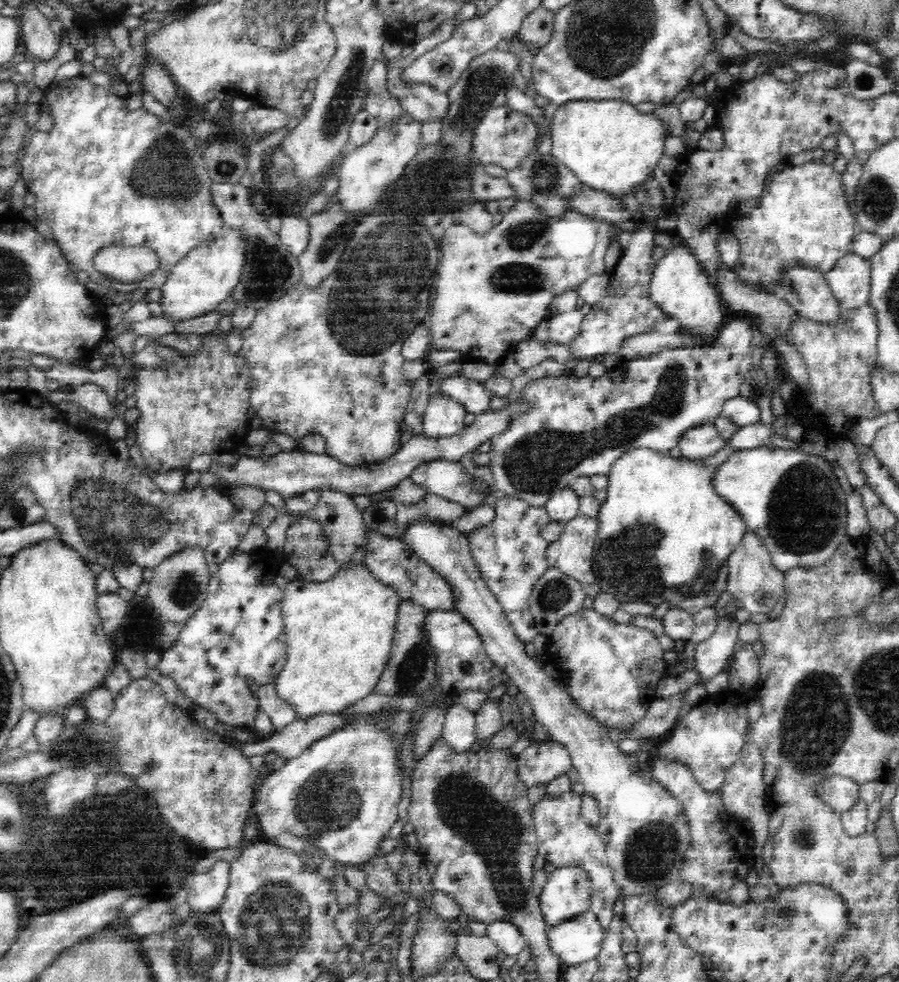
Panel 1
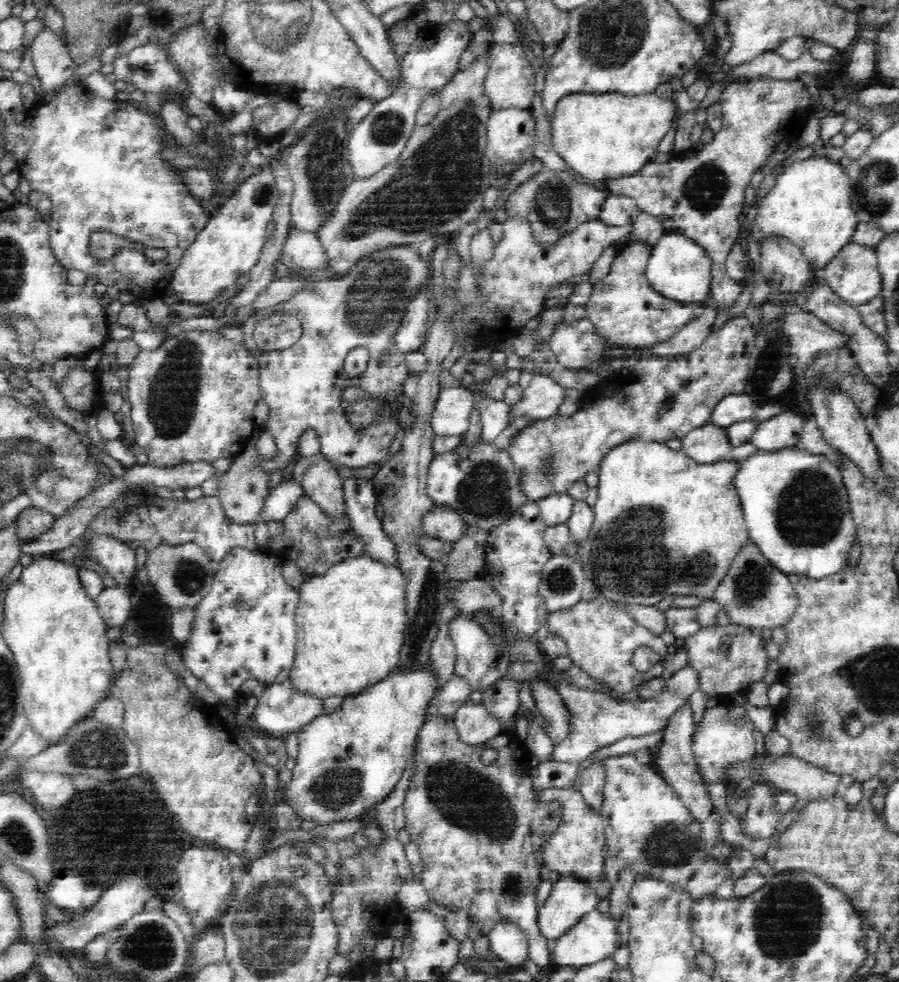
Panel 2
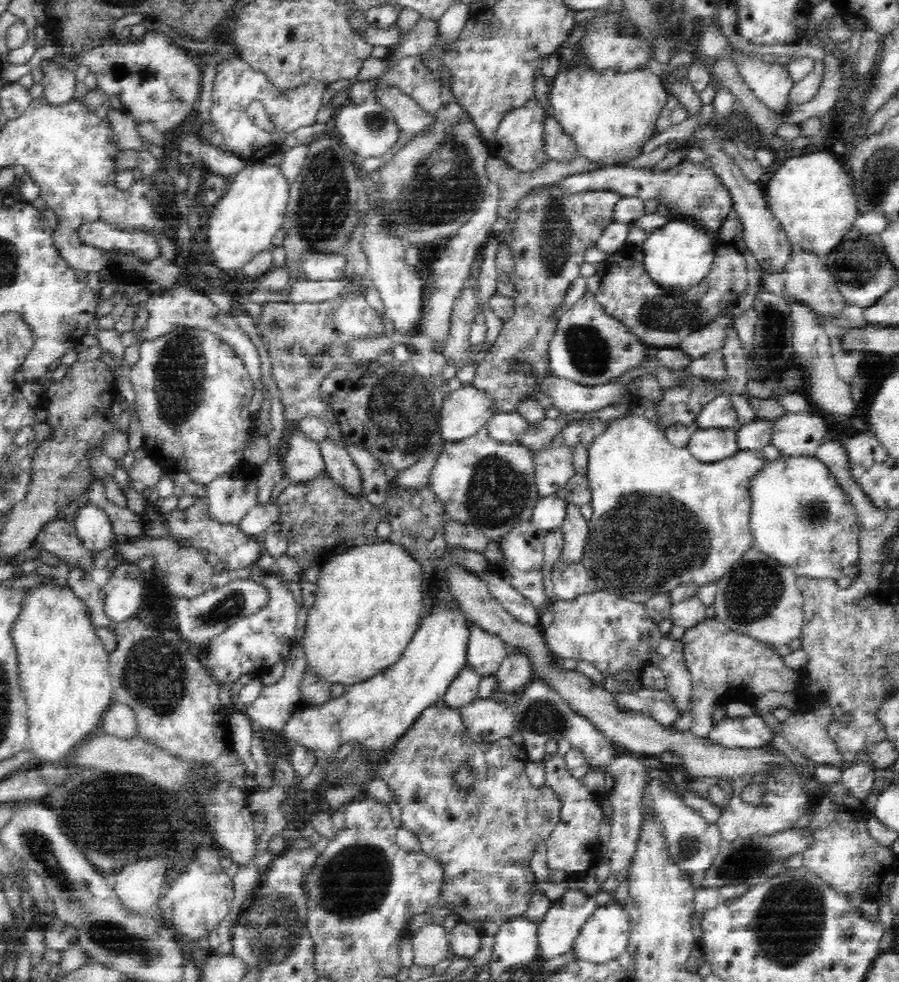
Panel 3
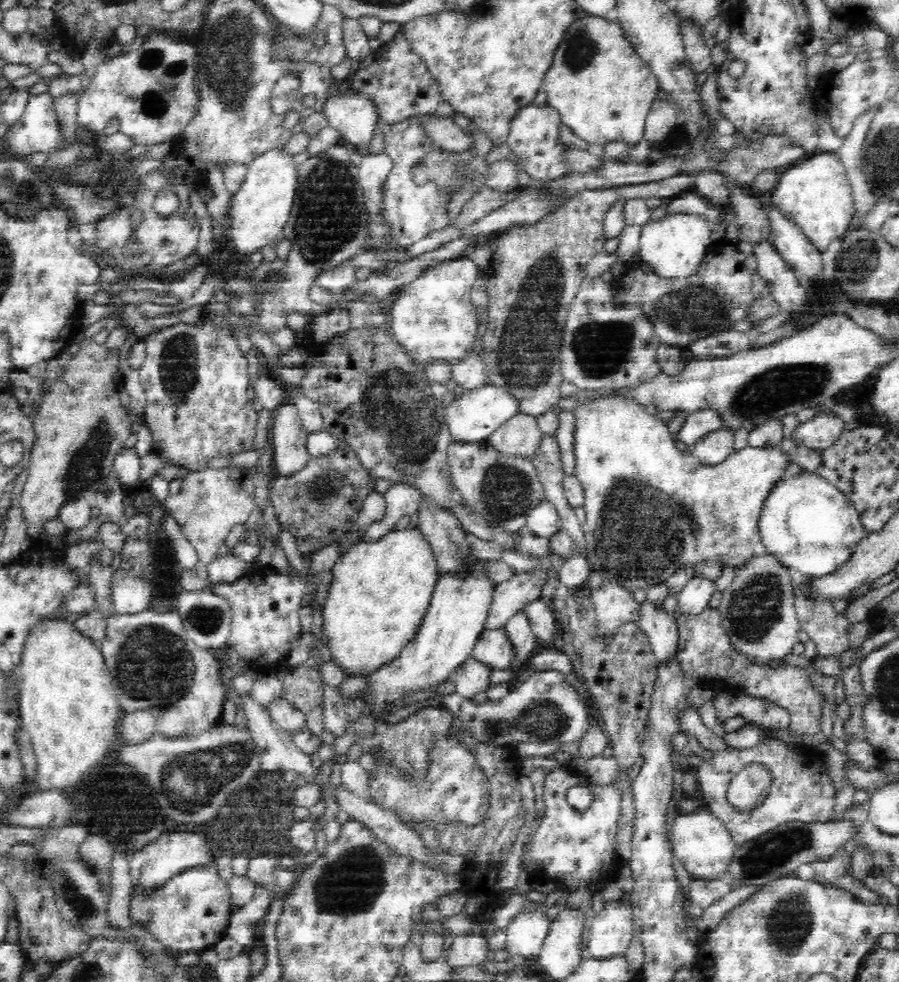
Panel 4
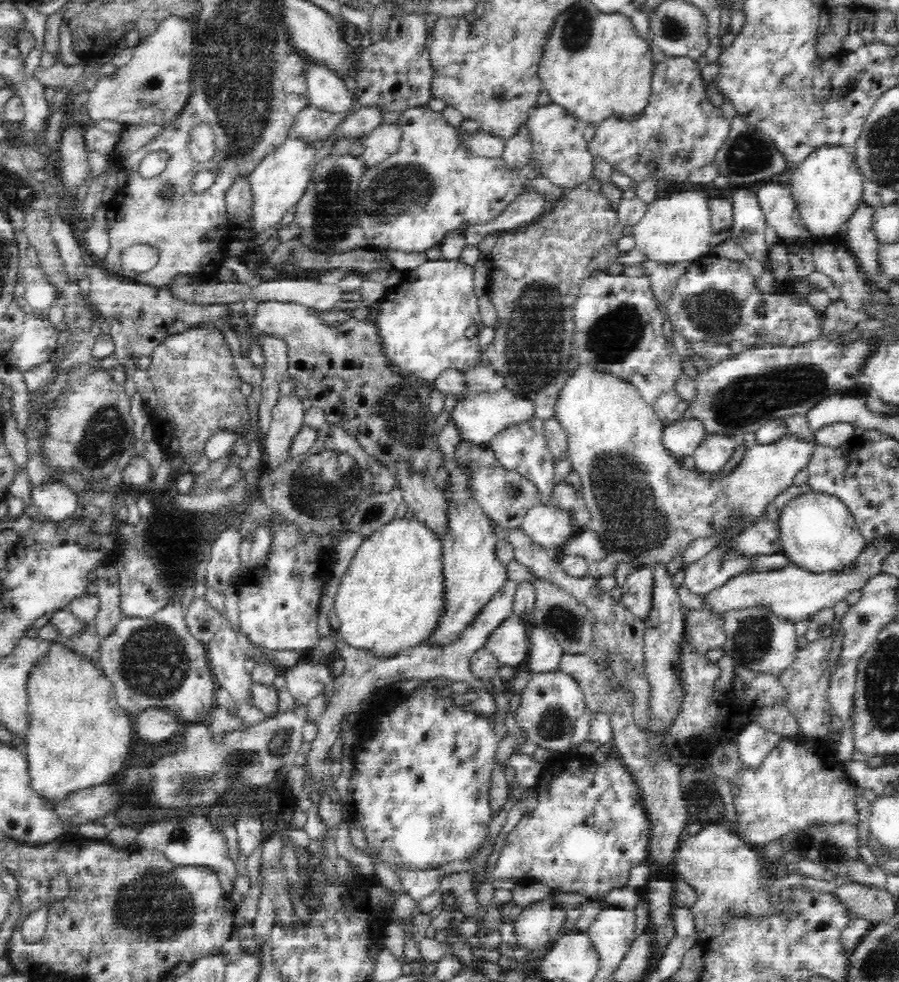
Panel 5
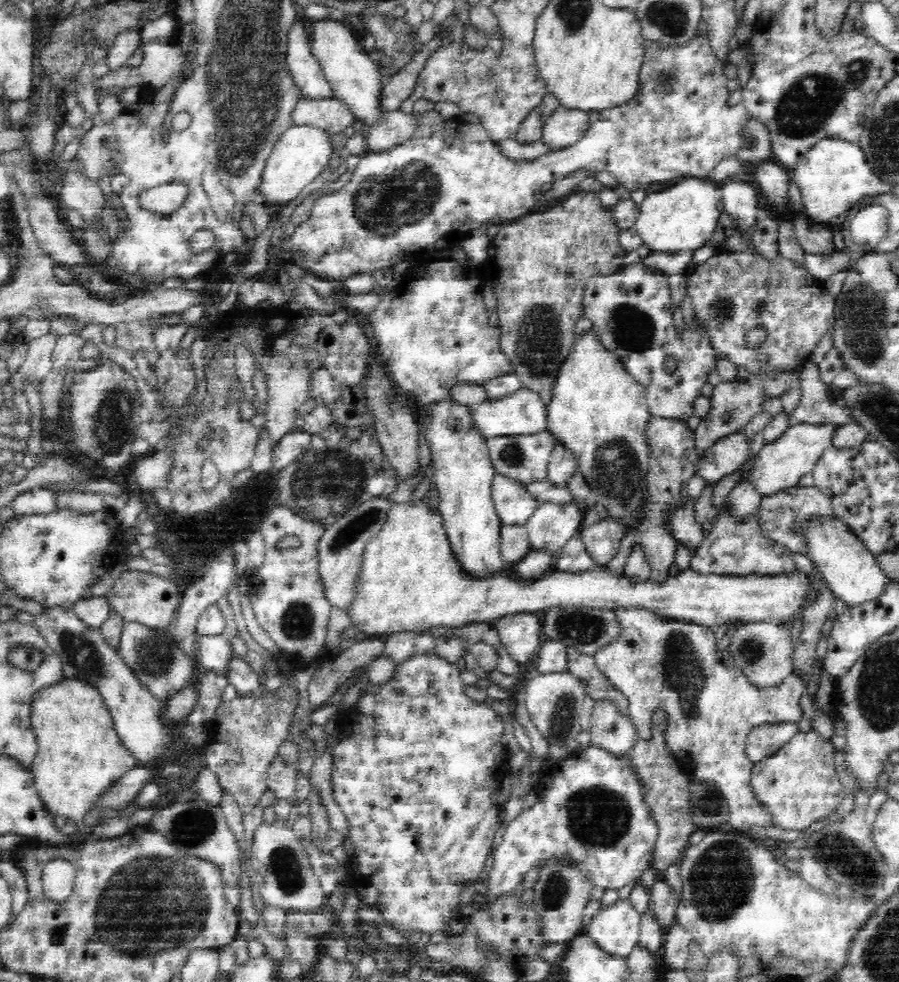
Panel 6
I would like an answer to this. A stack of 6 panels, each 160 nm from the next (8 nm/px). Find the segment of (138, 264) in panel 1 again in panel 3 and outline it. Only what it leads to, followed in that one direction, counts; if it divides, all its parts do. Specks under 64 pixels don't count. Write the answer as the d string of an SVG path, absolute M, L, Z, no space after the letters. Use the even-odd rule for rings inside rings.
M92 221L80 224L76 236L82 244L92 245L102 251L130 254L142 262L160 255L160 247L150 230L130 230L104 221Z

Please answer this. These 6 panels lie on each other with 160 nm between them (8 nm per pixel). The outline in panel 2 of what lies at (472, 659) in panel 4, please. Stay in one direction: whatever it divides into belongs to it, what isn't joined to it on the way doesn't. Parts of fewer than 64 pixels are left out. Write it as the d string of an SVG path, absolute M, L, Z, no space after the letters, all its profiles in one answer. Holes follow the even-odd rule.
M452 672L434 698L436 700L435 707L440 714L454 715L458 708L471 702L472 691L472 685L465 676Z

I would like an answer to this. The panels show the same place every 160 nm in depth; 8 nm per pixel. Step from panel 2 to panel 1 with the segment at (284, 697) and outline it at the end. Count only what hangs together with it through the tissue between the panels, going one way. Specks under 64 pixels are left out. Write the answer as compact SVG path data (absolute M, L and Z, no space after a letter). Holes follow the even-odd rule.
M276 683L259 688L258 706L264 714L268 714L274 732L281 731L296 719L306 717L305 714L299 712L298 707L293 702L278 694Z

